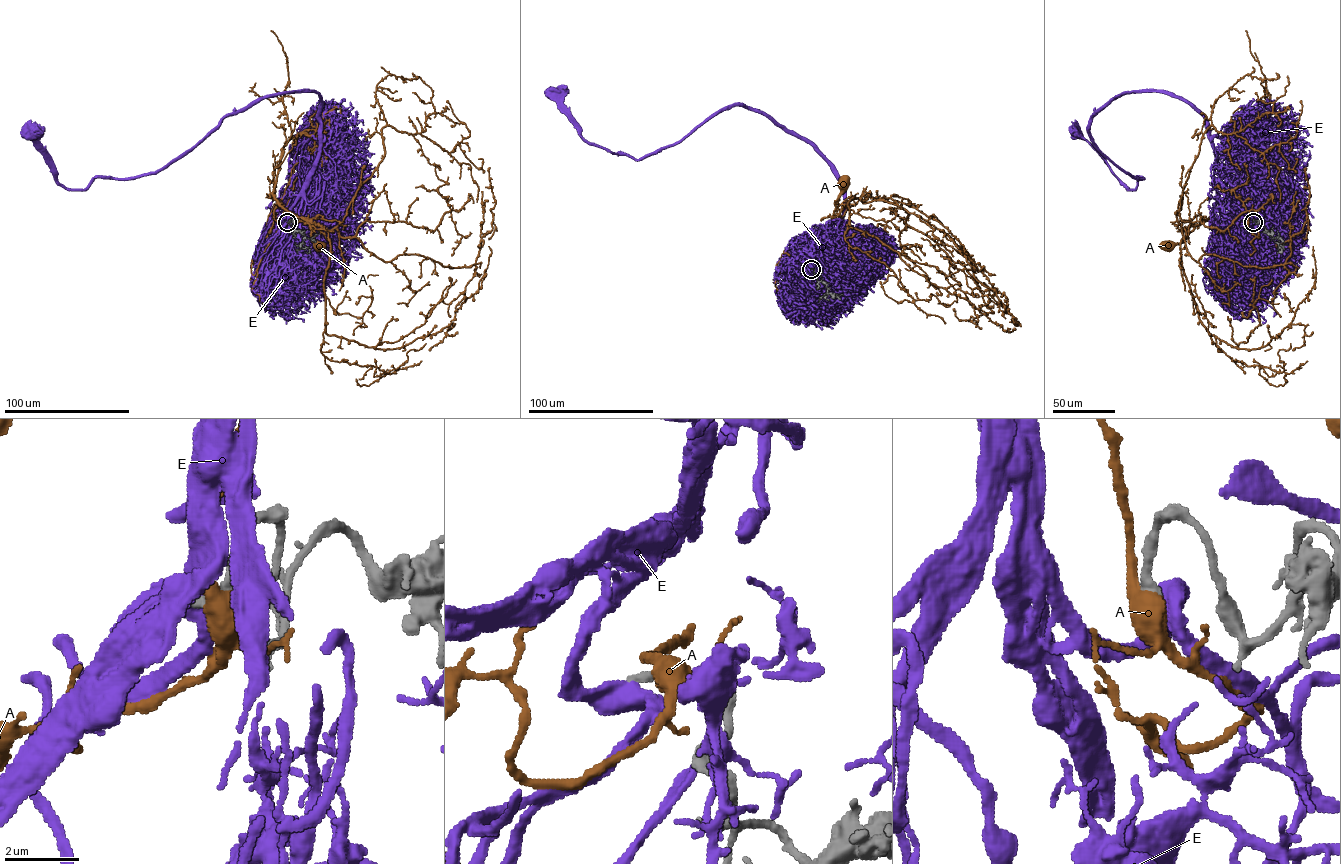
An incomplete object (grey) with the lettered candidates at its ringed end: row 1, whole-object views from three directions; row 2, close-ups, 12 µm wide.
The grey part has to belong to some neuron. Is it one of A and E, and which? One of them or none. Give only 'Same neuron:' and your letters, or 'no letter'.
Same neuron: E

